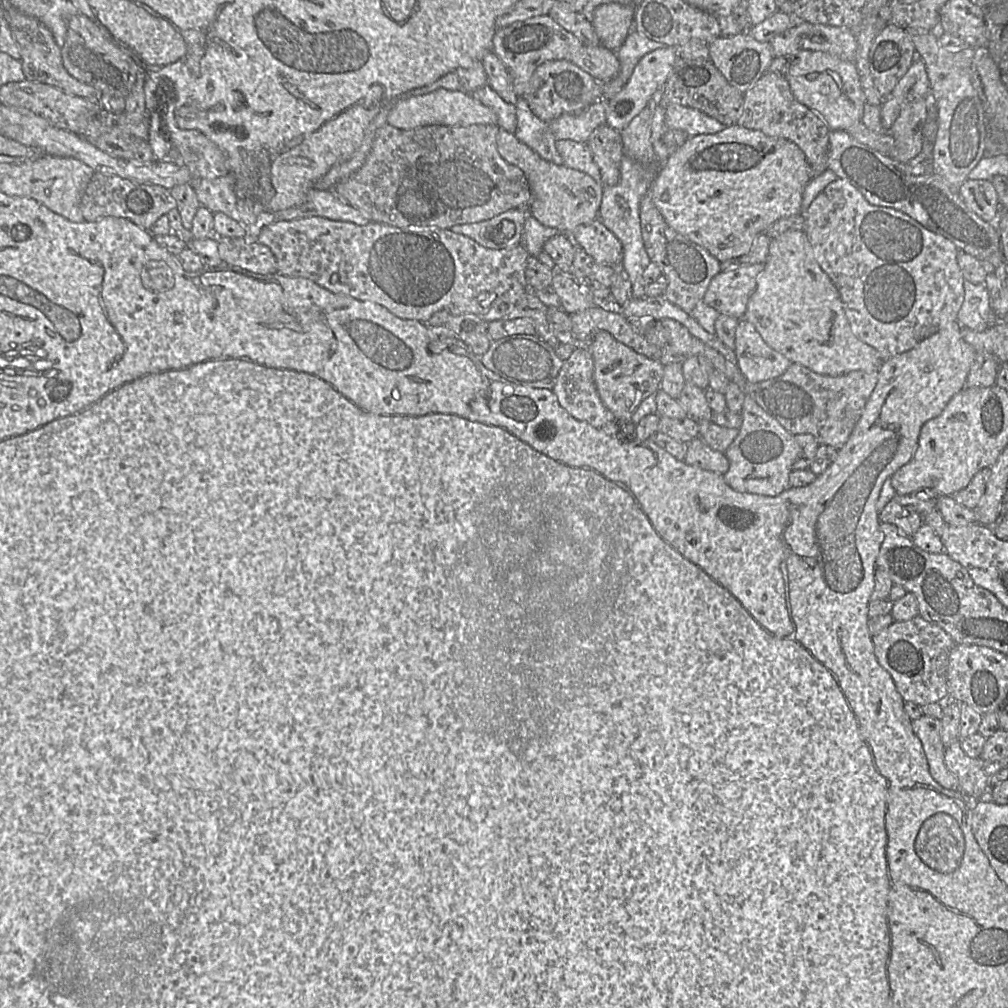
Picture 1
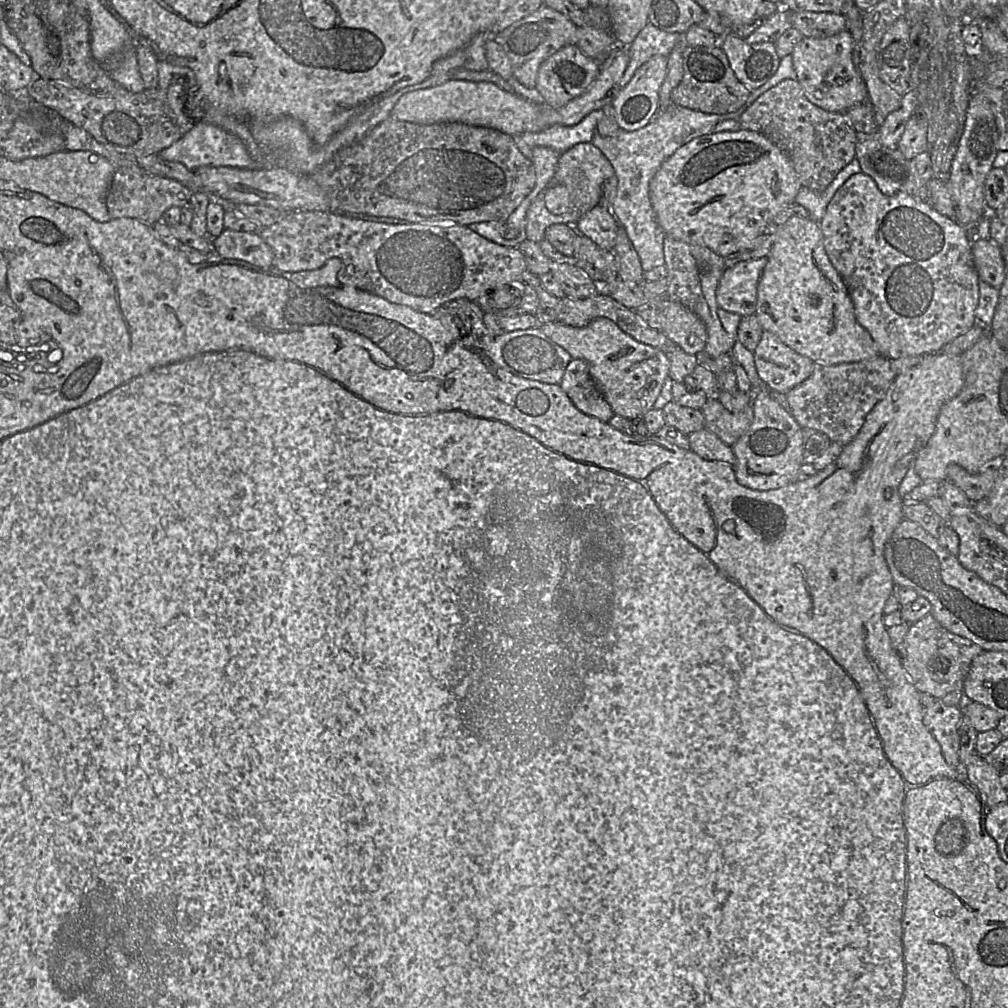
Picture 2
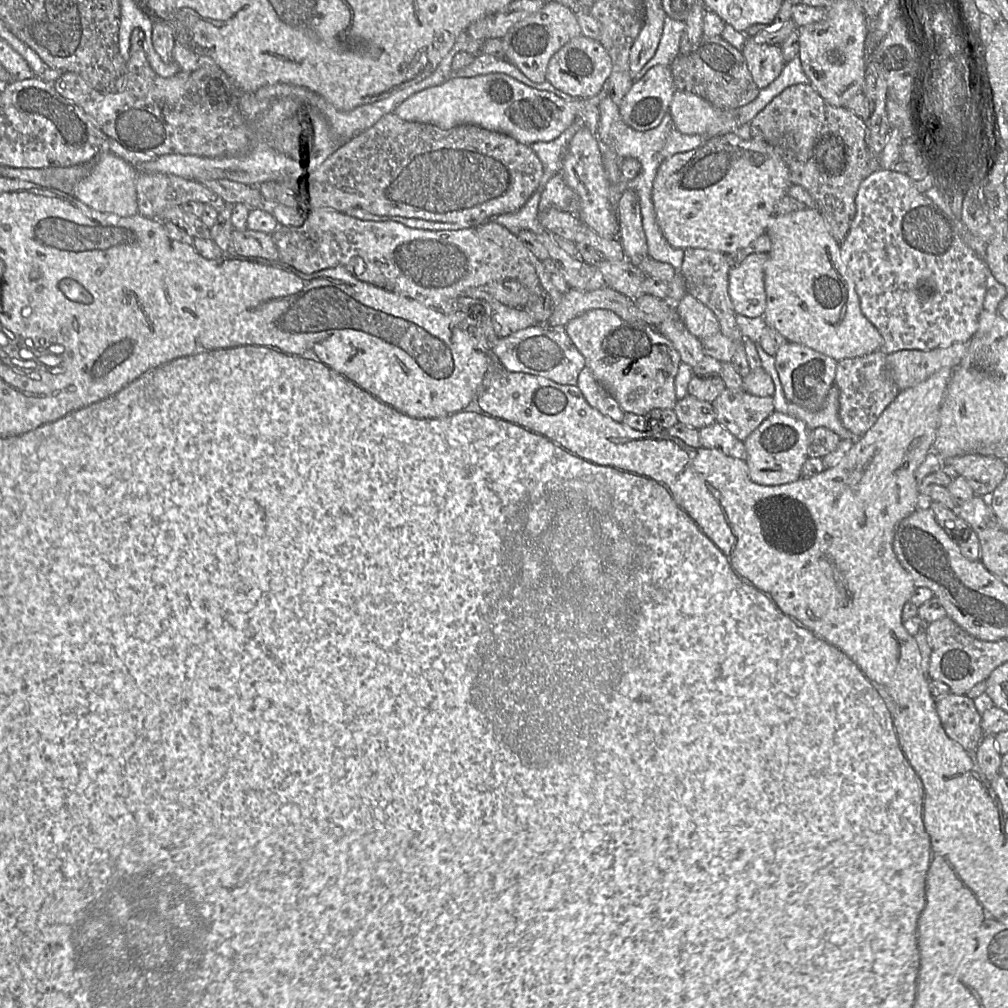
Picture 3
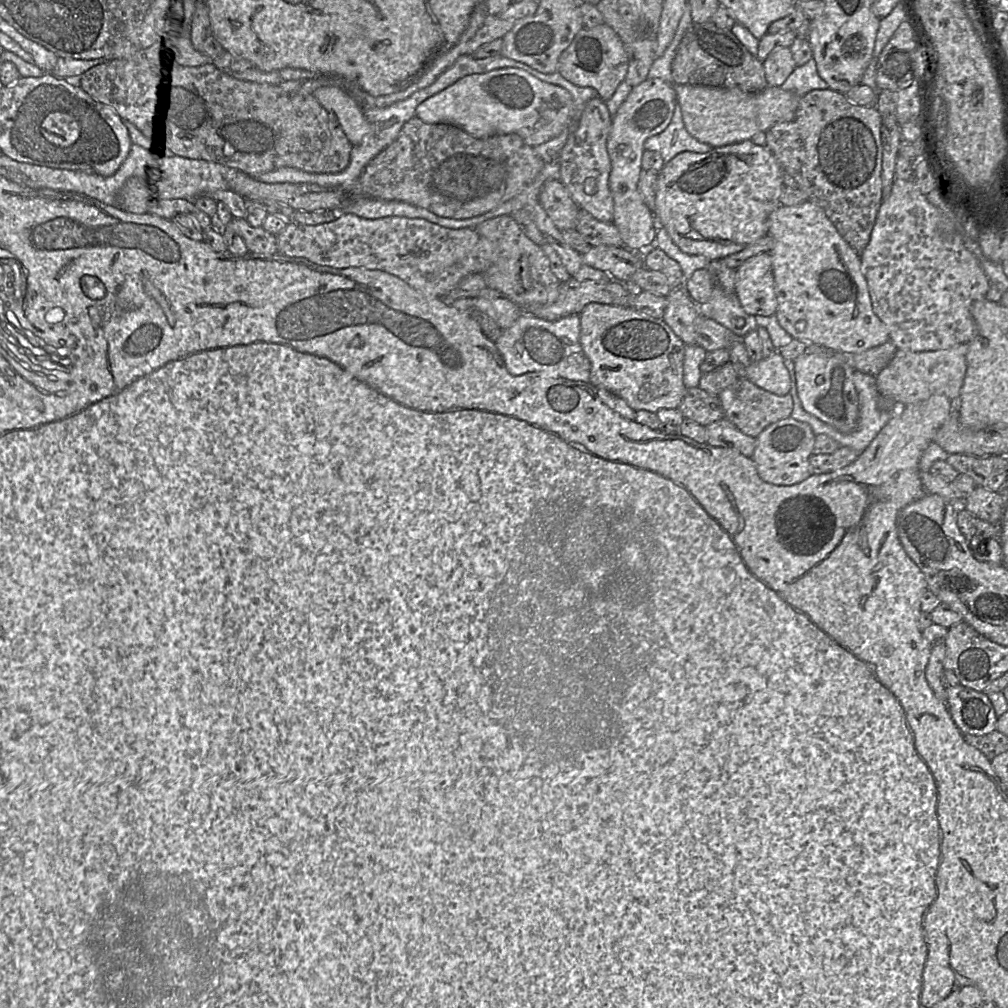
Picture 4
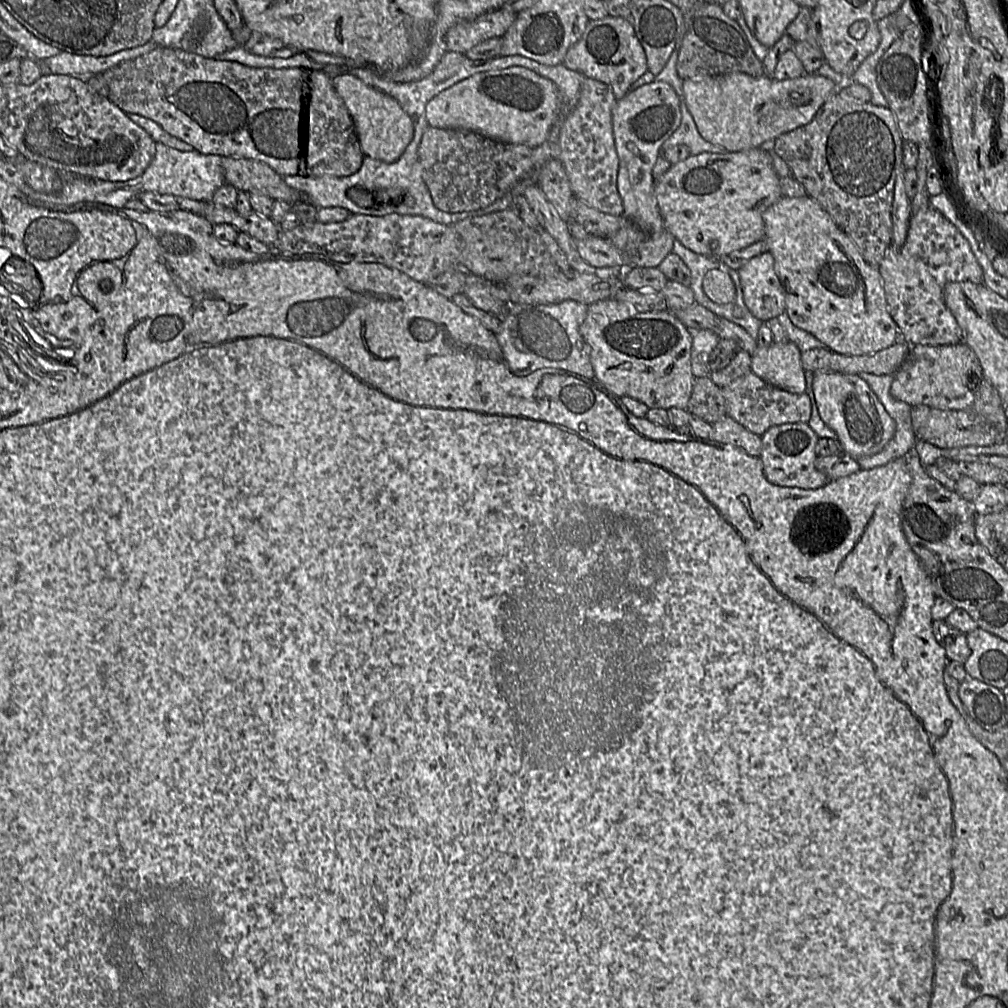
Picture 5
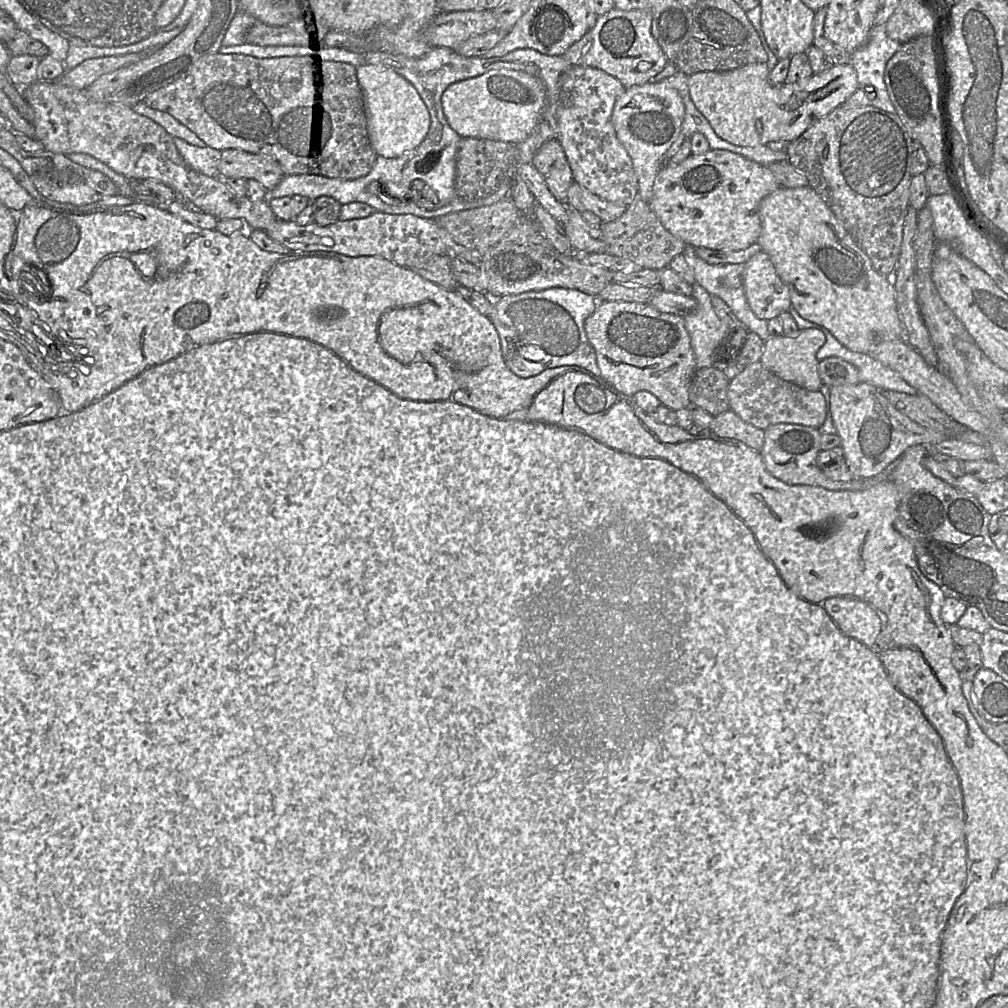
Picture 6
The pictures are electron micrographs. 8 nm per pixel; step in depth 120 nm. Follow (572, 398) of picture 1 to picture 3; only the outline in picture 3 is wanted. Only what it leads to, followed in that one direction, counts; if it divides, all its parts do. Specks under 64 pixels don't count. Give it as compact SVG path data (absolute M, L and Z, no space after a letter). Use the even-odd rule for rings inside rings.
M588 367L581 370L576 386L590 406L616 422L622 422L625 412L614 397L601 386Z

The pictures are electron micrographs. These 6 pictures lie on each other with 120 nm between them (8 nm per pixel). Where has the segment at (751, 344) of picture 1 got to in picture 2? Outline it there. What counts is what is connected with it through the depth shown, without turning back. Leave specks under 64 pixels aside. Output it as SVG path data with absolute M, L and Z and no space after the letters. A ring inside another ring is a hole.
M763 331L753 354L757 374L772 393L785 393L798 386L815 367L812 360L798 354L768 331Z

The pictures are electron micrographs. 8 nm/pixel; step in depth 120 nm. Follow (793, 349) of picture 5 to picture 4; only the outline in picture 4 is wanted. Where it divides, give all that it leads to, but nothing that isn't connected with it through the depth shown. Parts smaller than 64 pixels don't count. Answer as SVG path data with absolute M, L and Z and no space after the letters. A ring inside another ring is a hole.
M777 350L769 357L750 362L744 370L744 378L776 395L787 395L791 390L789 370Z

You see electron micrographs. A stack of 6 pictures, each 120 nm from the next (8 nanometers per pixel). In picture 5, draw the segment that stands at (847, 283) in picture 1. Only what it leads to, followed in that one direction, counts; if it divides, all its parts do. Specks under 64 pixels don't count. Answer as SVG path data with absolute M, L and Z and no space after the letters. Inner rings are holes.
M932 207L924 213L912 215L909 220L905 243L901 247L894 247L893 245L889 247L878 266L878 271L882 279L889 314L904 342L910 346L954 345L961 342L962 331L944 303L943 288L949 282L983 283L983 276L968 241L952 223Z

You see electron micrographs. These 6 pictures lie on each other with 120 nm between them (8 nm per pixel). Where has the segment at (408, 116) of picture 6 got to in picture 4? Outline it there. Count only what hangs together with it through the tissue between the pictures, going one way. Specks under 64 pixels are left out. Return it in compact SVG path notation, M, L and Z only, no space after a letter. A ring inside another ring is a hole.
M322 87L314 91L315 98L333 113L353 146L362 142L373 130L363 108L347 91L340 87Z

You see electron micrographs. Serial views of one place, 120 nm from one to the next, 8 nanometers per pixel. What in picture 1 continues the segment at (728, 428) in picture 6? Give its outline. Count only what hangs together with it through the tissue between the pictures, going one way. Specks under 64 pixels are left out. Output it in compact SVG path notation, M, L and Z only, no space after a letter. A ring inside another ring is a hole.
M699 436L689 441L683 461L697 468L724 474L729 468L725 453L709 447Z

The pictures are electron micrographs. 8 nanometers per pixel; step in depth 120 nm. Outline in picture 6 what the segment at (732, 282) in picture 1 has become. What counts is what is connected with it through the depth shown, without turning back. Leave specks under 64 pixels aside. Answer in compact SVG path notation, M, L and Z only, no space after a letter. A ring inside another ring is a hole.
M763 251L745 263L743 288L747 303L758 319L768 321L791 308L789 289Z

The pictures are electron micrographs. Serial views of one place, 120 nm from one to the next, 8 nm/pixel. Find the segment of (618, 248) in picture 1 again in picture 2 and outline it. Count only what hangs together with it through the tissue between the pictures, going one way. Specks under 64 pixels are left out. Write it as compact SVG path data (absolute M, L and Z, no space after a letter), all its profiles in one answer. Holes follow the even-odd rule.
M601 204L589 210L575 225L577 232L590 238L599 247L613 250L618 234L618 222L611 208Z

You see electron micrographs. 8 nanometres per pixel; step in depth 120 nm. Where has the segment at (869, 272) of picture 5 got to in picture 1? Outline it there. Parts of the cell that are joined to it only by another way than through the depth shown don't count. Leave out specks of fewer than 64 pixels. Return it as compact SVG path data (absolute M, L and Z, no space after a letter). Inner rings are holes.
M788 230L772 239L763 272L742 319L753 324L772 349L818 374L874 372L883 362L873 347L852 332L839 292L816 261L803 230Z

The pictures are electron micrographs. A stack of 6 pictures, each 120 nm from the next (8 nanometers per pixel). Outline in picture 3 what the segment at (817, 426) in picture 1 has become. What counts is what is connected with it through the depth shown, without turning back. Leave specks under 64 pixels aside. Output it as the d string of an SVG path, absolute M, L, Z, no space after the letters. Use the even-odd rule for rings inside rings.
M879 350L862 357L837 362L834 386L839 391L838 415L843 426L856 438L861 437L874 425L899 393L898 386L889 376L887 356Z

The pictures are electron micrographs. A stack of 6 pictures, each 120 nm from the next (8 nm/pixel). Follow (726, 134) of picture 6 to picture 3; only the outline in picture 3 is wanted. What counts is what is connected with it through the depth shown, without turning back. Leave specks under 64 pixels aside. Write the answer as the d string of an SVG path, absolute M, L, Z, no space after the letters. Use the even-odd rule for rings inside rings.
M682 91L674 93L669 114L677 129L687 135L711 138L735 133L741 125L730 110L717 108L693 93Z

